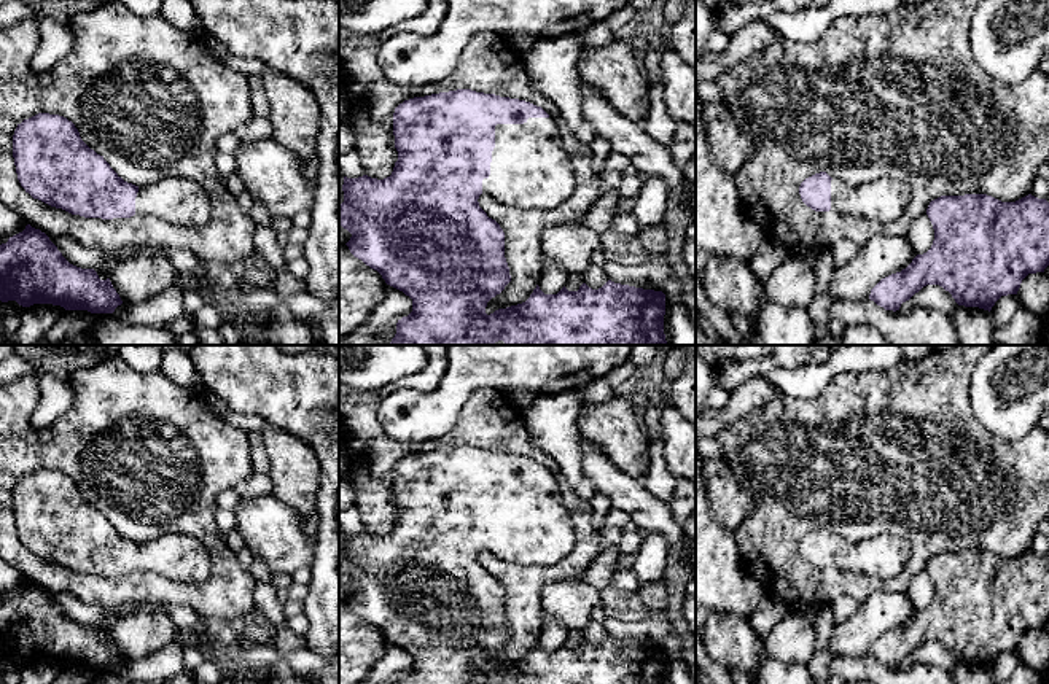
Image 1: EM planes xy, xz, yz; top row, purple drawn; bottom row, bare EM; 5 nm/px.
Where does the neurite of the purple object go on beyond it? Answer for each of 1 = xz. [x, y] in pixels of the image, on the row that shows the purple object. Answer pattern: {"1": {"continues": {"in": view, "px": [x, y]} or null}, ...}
{"1": {"continues": {"in": "xz", "px": [530, 169]}}}

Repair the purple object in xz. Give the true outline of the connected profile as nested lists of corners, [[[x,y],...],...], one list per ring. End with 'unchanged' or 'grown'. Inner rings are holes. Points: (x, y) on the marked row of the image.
[[[471,89],[414,97],[395,108],[393,135],[398,161],[392,175],[384,180],[344,177],[344,202],[339,204],[339,226],[352,234],[345,243],[350,253],[412,299],[412,312],[398,320],[388,345],[490,345],[498,340],[505,345],[667,345],[665,294],[611,280],[599,290],[586,283],[578,291],[563,286],[557,294],[544,294],[536,285],[525,302],[486,313],[487,302],[505,290],[511,275],[505,232],[479,207],[479,196],[522,208],[554,208],[576,185],[560,130],[541,107]]] | grown

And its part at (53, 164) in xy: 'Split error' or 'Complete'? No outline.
Split error

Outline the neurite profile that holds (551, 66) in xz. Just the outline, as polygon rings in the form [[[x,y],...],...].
[[[578,33],[559,35],[552,40],[538,38],[533,49],[522,52],[530,86],[549,99],[562,113],[565,126],[576,132],[583,122],[578,60],[584,49]]]

